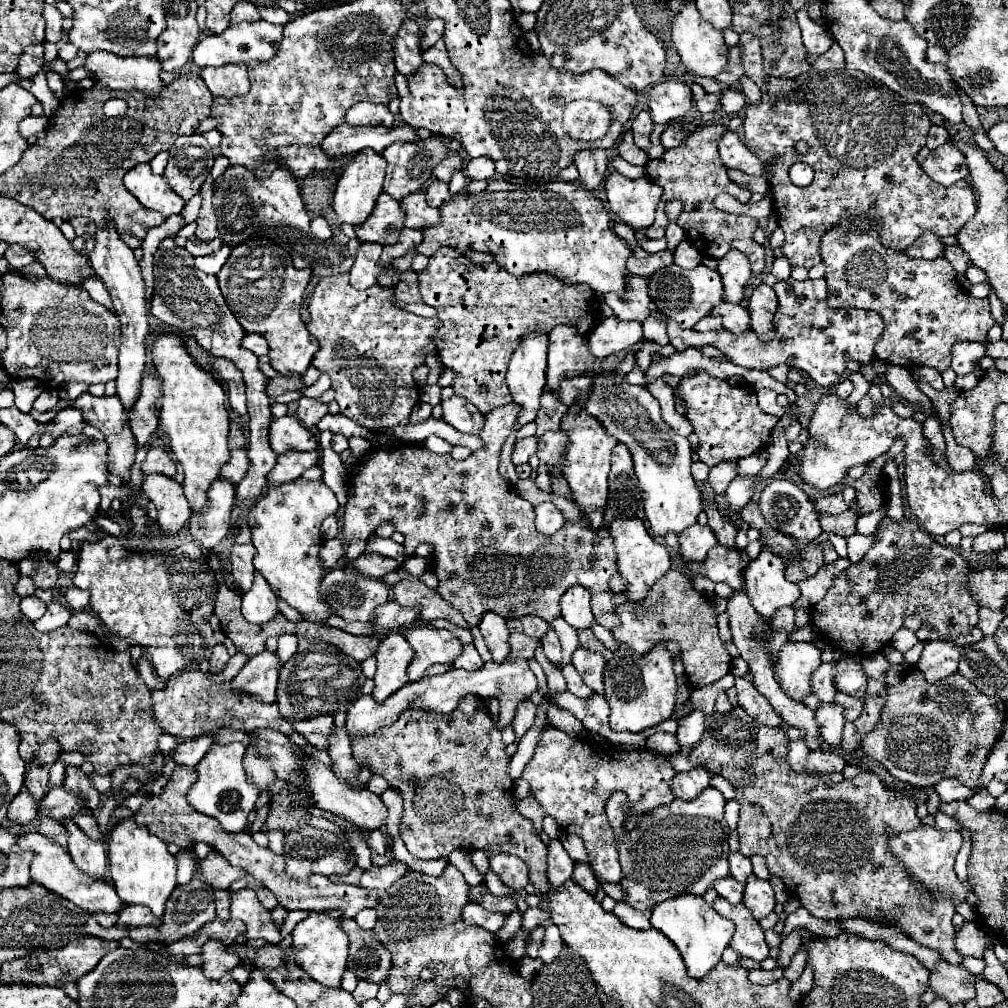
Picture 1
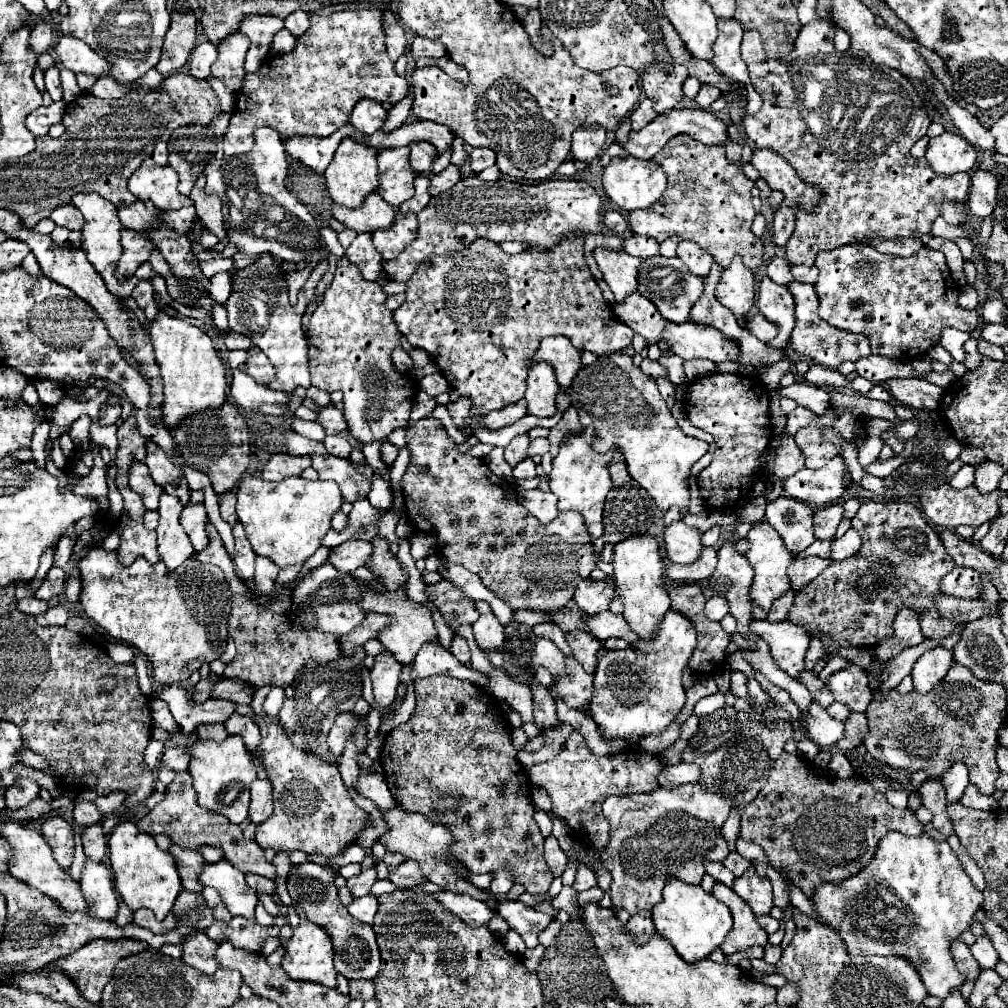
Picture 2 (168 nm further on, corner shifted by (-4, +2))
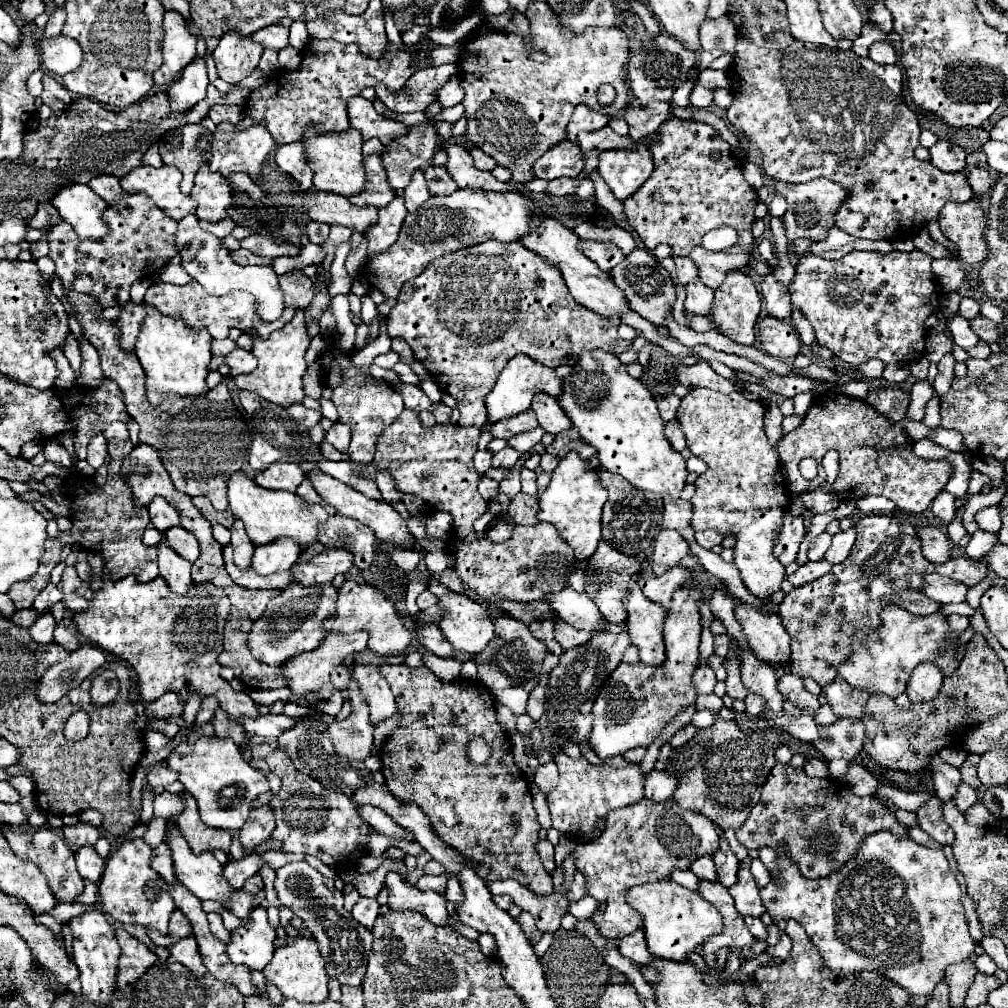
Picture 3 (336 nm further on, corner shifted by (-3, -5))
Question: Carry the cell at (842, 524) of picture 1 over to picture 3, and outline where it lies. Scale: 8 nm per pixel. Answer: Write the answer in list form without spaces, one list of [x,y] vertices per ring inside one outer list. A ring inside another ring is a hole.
[[[866,516],[858,520],[856,532],[858,536],[848,558],[832,566],[822,578],[788,592],[778,612],[792,638],[792,674],[800,678],[810,676],[820,686],[830,684],[836,678],[836,668],[852,654],[850,636],[858,628],[874,630],[880,626],[878,614],[884,608],[880,598],[896,594],[898,590],[922,590],[926,572],[938,572],[966,586],[976,586],[988,574],[984,560],[968,556],[956,556],[950,562],[930,566],[922,558],[917,528],[896,516]]]

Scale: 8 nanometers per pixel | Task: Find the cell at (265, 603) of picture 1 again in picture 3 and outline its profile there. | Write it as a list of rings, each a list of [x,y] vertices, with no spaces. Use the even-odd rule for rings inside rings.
[[[278,538],[268,546],[256,546],[252,568],[258,574],[272,574],[276,570],[288,570],[300,556],[300,546],[292,538]]]

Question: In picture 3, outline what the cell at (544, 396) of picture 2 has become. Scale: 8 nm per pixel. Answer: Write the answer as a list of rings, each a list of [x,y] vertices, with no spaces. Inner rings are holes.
[[[536,394],[532,400],[532,410],[534,410],[538,424],[544,432],[558,434],[558,432],[564,432],[572,426],[572,422],[566,418],[564,410],[560,408],[558,400],[548,394]]]

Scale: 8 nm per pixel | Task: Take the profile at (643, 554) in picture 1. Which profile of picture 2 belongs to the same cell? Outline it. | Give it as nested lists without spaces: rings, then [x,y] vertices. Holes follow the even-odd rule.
[[[633,535],[621,543],[617,543],[613,547],[613,579],[617,583],[617,587],[621,589],[621,597],[623,597],[623,617],[627,619],[629,627],[633,631],[637,631],[637,635],[641,639],[653,639],[655,631],[665,615],[665,611],[669,611],[671,601],[669,601],[669,593],[665,589],[665,567],[667,561],[663,557],[661,545],[657,541],[657,537],[653,535]]]

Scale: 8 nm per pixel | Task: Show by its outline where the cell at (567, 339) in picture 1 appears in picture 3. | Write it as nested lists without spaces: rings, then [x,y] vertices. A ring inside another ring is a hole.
[[[518,354],[516,358],[512,358],[506,368],[502,370],[496,386],[490,390],[490,394],[486,396],[486,410],[488,410],[488,426],[504,420],[504,418],[512,418],[516,414],[522,414],[530,408],[530,402],[534,398],[534,394],[544,392],[550,396],[558,396],[562,390],[562,378],[556,376],[554,368],[542,366],[538,362],[534,362],[532,358]]]

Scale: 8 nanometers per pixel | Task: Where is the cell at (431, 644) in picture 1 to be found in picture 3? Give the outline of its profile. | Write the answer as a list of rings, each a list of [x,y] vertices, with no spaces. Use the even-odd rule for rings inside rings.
[[[344,582],[338,590],[338,600],[336,600],[336,612],[334,616],[324,620],[324,630],[328,632],[358,632],[364,630],[368,632],[368,648],[376,652],[378,656],[396,656],[402,654],[410,642],[412,642],[412,628],[406,622],[406,618],[398,616],[394,610],[394,602],[390,602],[380,590],[372,586],[362,586],[358,582]]]

